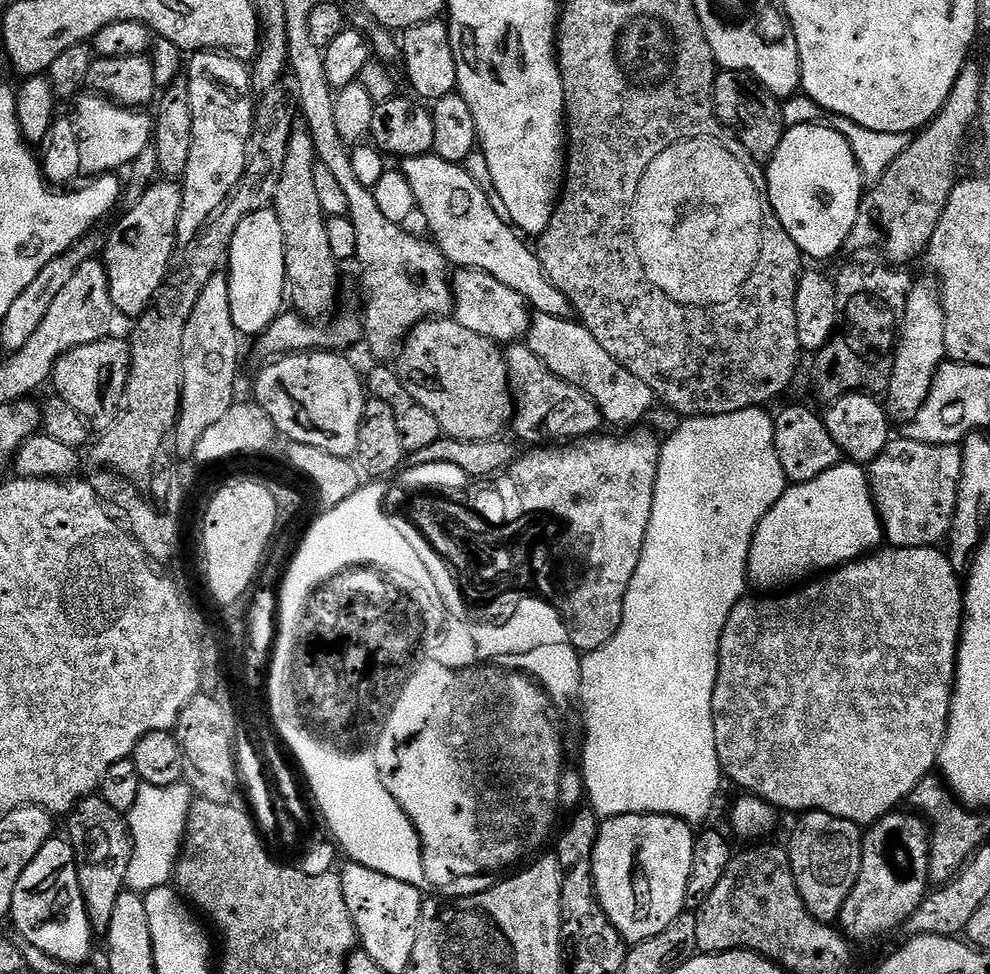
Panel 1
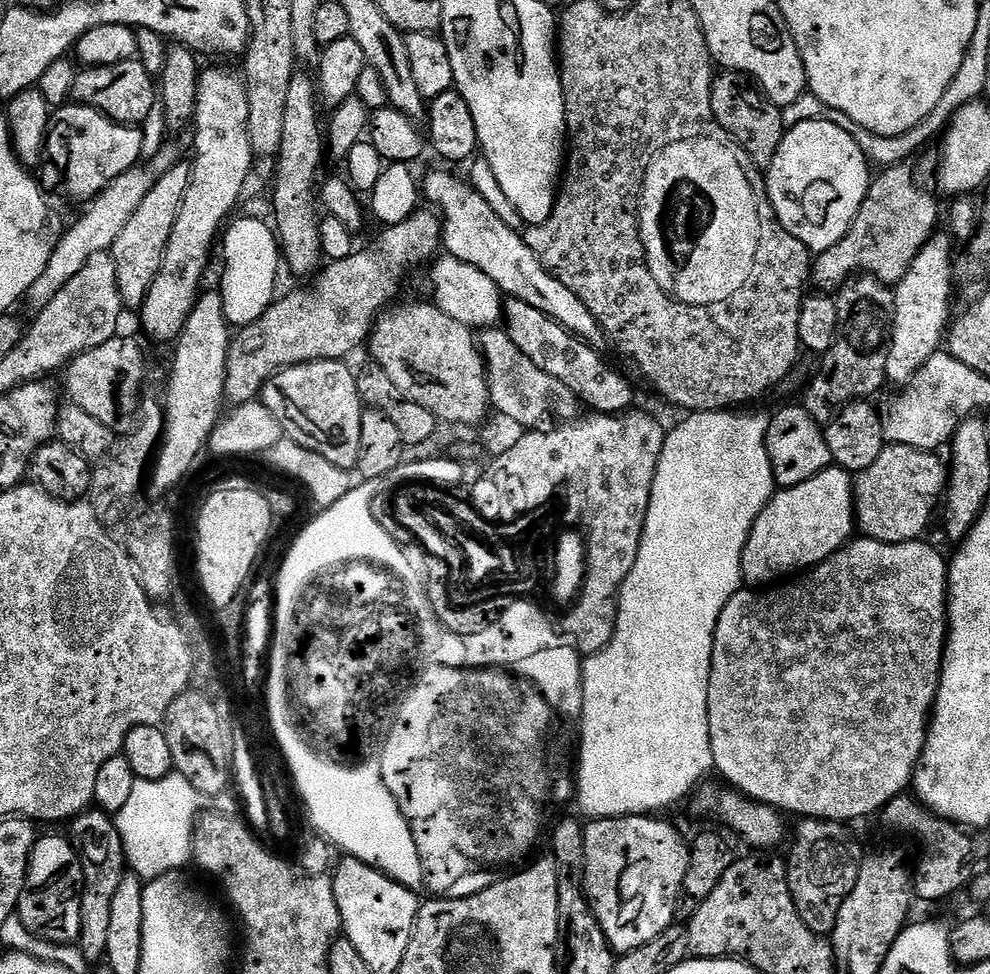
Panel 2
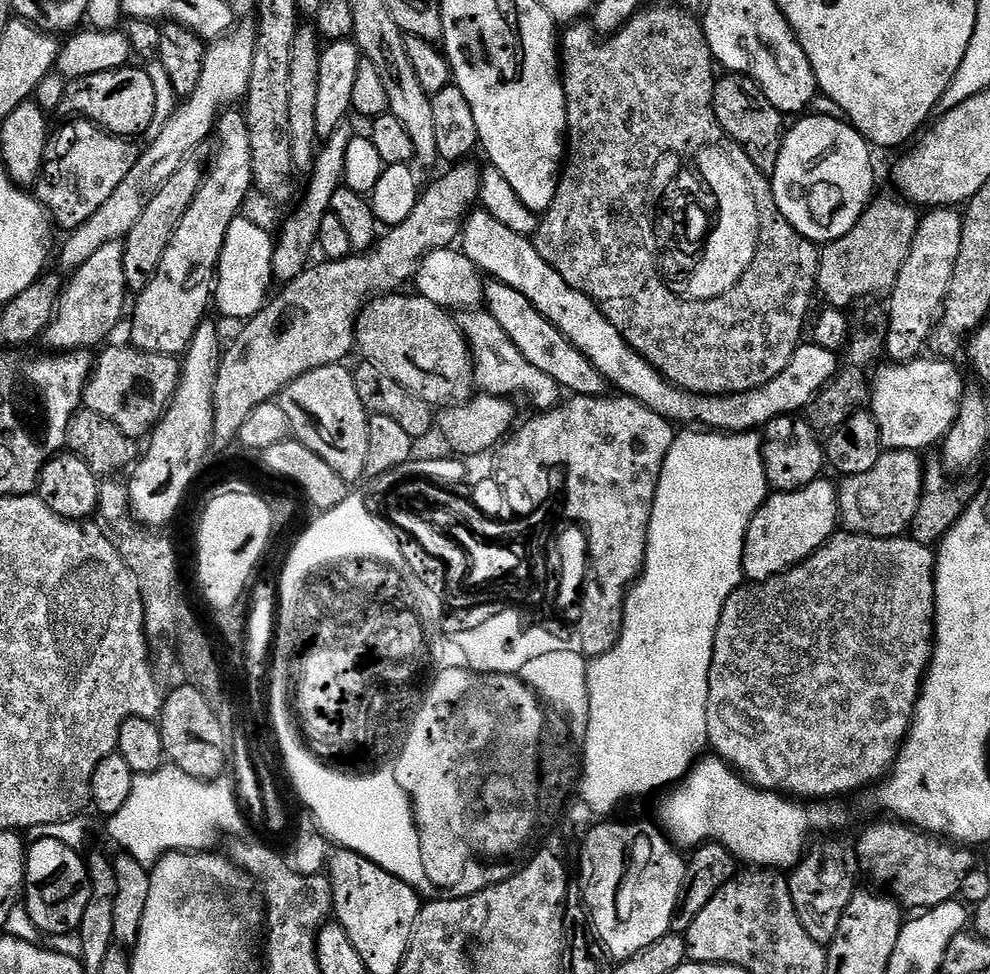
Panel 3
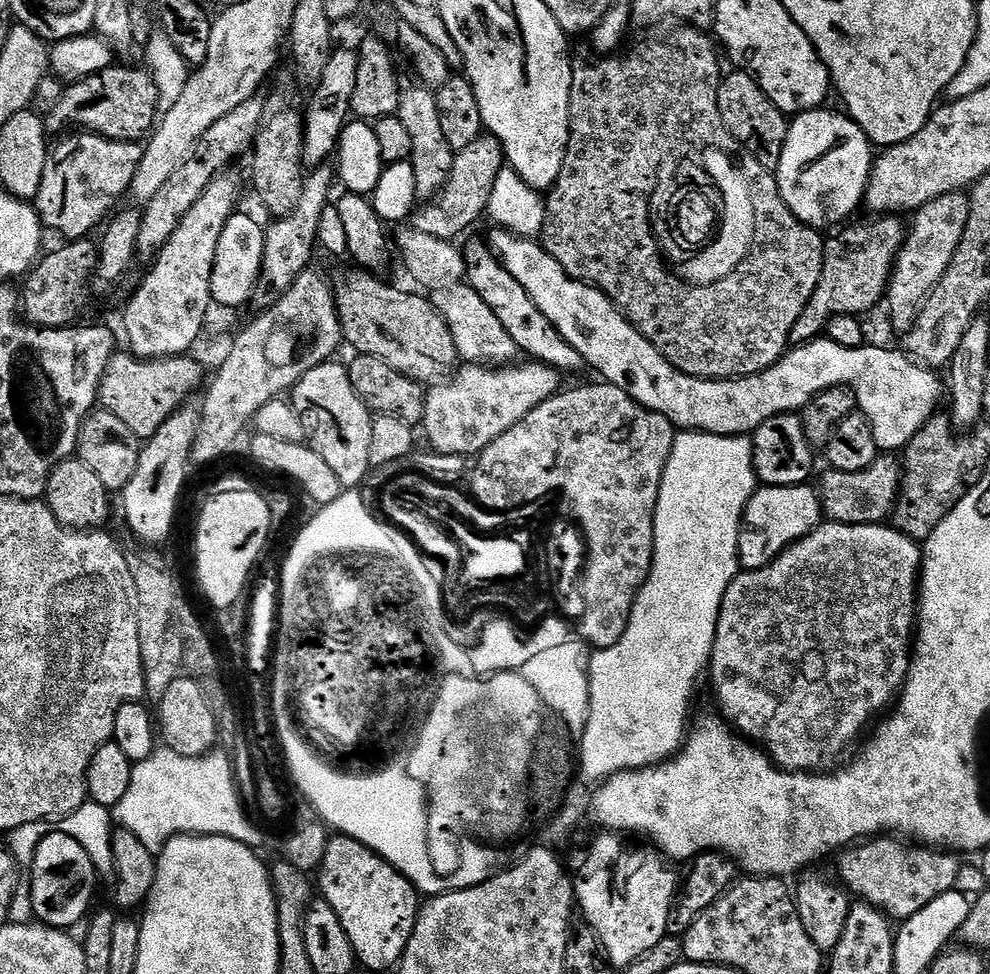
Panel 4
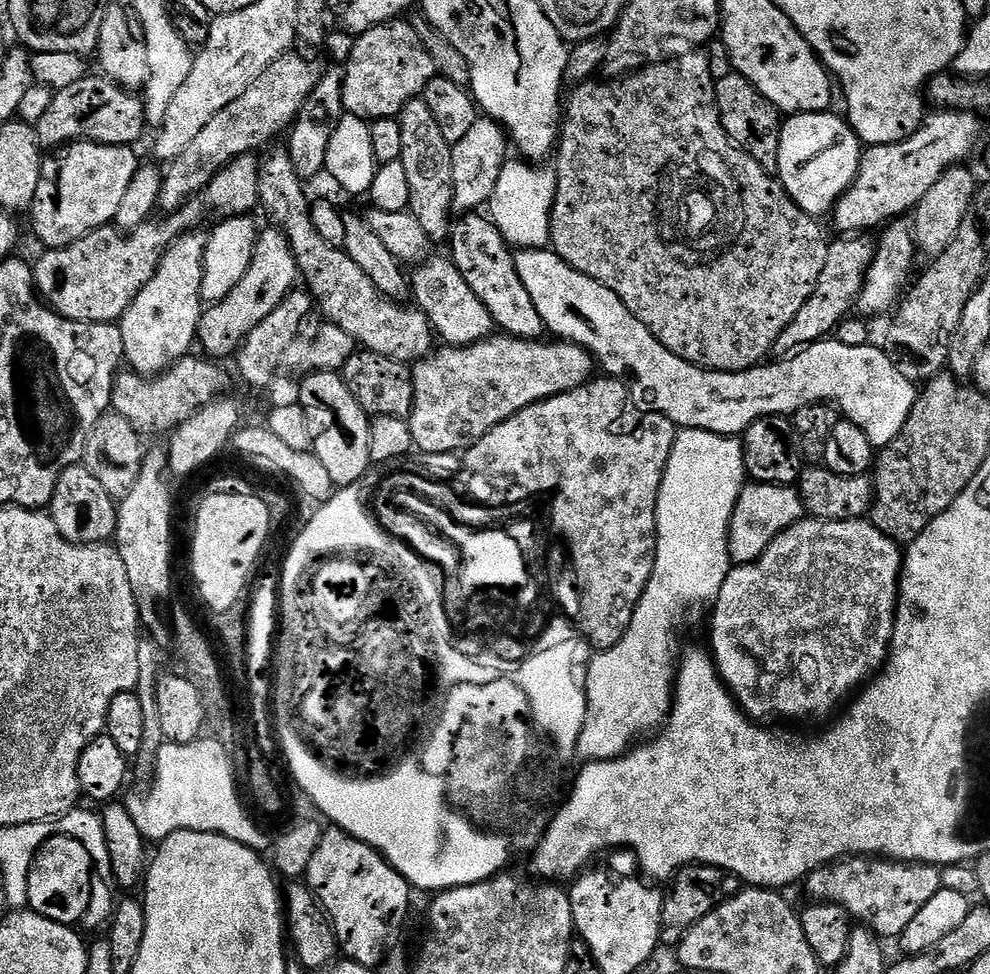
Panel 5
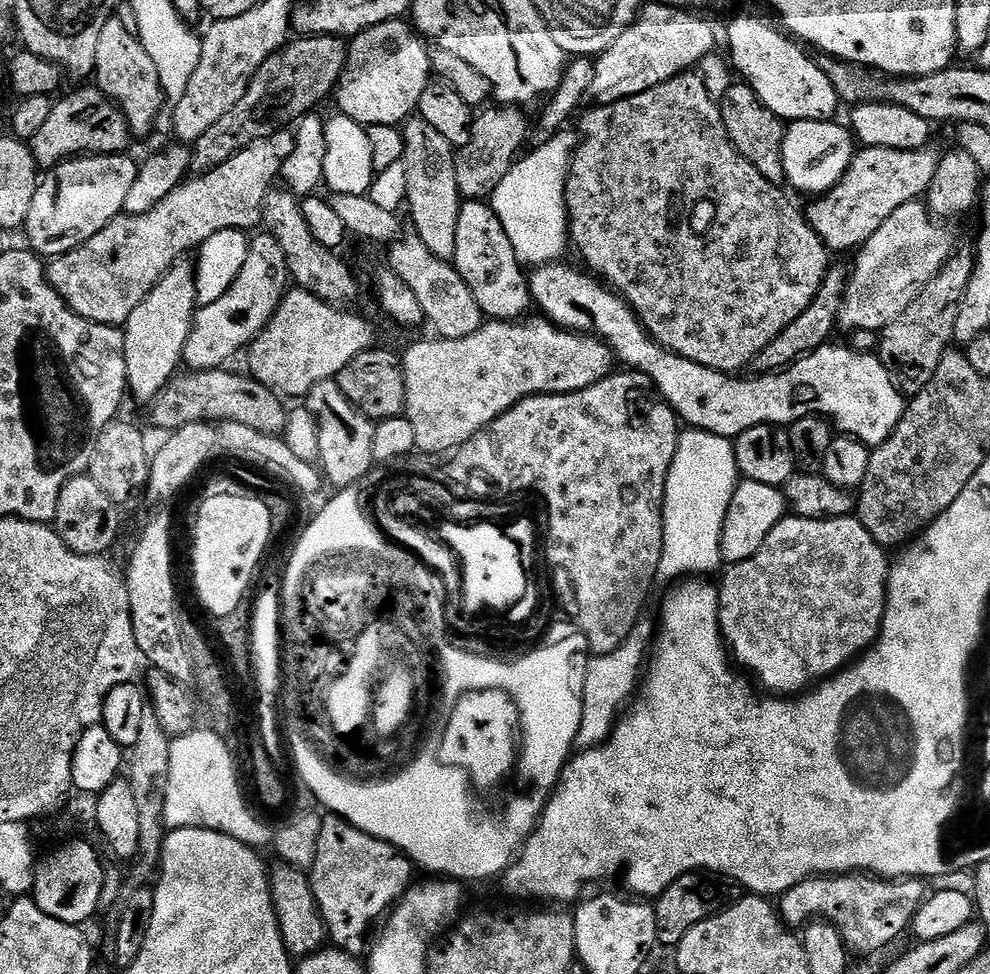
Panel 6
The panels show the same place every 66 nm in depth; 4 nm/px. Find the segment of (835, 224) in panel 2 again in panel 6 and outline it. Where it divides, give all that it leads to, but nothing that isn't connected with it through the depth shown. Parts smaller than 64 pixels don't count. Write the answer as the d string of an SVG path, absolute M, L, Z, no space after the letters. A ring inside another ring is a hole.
M793 120L787 125L782 146L784 179L800 192L823 194L848 173L854 155L854 136L847 127L830 120Z

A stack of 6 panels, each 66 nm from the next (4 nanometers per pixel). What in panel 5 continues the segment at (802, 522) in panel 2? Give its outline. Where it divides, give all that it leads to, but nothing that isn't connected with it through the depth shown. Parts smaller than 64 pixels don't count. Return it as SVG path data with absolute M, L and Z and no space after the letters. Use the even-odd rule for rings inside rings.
M745 483L728 531L728 553L733 565L749 564L757 560L780 534L805 519L804 503L799 491L786 484Z

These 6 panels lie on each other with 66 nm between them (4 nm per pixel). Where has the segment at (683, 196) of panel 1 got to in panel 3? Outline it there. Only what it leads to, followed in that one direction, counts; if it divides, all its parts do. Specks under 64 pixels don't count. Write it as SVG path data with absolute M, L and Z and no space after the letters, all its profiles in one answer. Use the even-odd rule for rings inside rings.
M702 150L696 156L703 168L706 182L710 182L720 198L721 217L717 220L715 235L705 253L702 253L695 267L687 274L686 287L692 298L708 297L722 293L740 276L745 264L752 257L756 238L756 217L758 208L749 195L743 174L738 170L740 164L729 154L719 154L717 150Z

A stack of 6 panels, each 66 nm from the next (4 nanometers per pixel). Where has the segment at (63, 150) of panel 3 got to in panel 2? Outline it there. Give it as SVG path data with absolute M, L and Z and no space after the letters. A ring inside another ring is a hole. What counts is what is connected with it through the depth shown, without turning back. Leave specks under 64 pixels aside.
M69 102L59 109L58 116L68 127L68 166L66 188L76 200L91 202L122 174L141 163L144 136L139 127L114 122L106 114L85 104Z

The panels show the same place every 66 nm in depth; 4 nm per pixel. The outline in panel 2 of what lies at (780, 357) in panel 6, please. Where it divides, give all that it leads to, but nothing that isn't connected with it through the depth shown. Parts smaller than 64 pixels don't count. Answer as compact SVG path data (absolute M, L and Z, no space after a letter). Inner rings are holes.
M911 163L894 164L883 169L880 177L873 179L868 185L868 193L846 234L830 250L819 253L812 262L810 277L813 285L817 284L819 291L824 294L835 293L847 280L853 279L857 274L875 276L884 284L894 286L910 270L910 262L918 254L924 243L936 231L936 223L941 223L942 208L936 205L936 200L920 185L916 172Z

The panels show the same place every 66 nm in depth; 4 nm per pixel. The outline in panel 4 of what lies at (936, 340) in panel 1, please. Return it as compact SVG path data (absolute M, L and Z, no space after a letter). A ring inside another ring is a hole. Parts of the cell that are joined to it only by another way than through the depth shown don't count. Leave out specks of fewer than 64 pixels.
M952 192L921 208L916 209L906 232L904 245L896 258L896 267L888 281L886 305L888 316L892 319L892 328L899 334L911 332L920 317L920 311L928 300L930 293L938 286L940 279L946 274L954 254L958 250L958 242L962 242L962 234L966 234L966 222L970 218L969 197Z

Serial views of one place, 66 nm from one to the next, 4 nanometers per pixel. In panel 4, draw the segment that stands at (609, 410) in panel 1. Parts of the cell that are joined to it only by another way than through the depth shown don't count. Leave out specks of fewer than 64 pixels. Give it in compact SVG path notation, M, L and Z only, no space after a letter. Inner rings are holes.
M472 240L468 245L463 245L462 251L466 283L475 290L478 298L482 298L482 302L486 302L486 306L490 306L490 310L494 310L494 314L497 316L498 322L502 322L506 334L510 334L510 338L514 338L517 349L523 355L524 352L528 355L525 357L541 364L548 364L551 368L564 374L576 372L579 368L585 367L582 354L578 354L578 350L574 350L574 346L567 344L562 338L562 334L558 334L558 330L554 330L550 318L546 318L542 314L542 310L538 310L538 306L534 306L530 294L526 294L526 290L522 290L522 286L518 286L518 282L514 282L512 275L507 272L496 257L496 253L485 241L483 244L480 240Z

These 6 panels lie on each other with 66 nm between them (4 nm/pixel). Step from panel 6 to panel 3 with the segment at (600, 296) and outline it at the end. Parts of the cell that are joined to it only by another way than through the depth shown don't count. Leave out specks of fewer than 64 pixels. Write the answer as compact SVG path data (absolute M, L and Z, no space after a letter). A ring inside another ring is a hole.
M476 210L465 219L462 233L462 251L464 255L470 258L470 262L476 264L476 267L480 269L481 273L487 274L491 279L501 280L506 286L514 286L514 290L518 290L518 294L526 294L526 298L530 298L532 305L535 306L578 351L586 354L588 361L599 370L604 376L605 381L607 381L611 387L612 384L616 387L613 389L615 389L617 393L632 397L632 399L637 400L638 403L645 404L647 408L654 410L654 414L664 416L667 420L671 420L677 425L684 424L680 426L700 425L705 429L715 430L717 432L740 432L763 429L764 425L769 424L774 418L790 416L807 409L817 393L820 392L820 389L823 388L838 371L837 353L826 350L817 344L804 342L801 343L799 348L794 350L794 354L790 358L786 370L782 370L782 374L778 374L778 378L770 378L770 382L766 382L754 390L735 392L729 396L699 396L693 392L687 392L687 390L678 387L676 384L672 384L647 358L639 356L636 351L628 345L626 338L622 338L622 334L618 334L618 330L614 330L614 326L604 317L600 307L598 307L586 293L571 288L562 278L562 274L558 274L558 270L554 270L540 257L535 243L533 243L529 237L520 236L514 230L502 226L502 222L498 222L498 218L494 218L490 213L483 210ZM924 359L881 363L875 369L876 376L874 372L871 377L870 411L878 422L880 442L885 449L901 448L919 453L920 448L939 445L953 425L956 409L964 396L964 376L952 365L951 359Z

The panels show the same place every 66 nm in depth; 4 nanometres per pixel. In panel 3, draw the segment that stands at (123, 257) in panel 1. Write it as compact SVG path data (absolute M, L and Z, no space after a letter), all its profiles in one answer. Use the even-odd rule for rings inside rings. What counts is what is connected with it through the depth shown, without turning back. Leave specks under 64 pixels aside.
M189 158L185 164L178 166L177 172L170 177L170 182L166 182L166 186L162 186L162 190L154 194L150 206L142 210L142 218L138 218L138 222L134 222L134 226L128 231L123 241L124 277L133 293L139 294L158 270L162 262L162 254L166 254L166 246L178 222L182 222L182 214L190 210L190 202L194 202L194 194L198 194L205 175L205 165L200 165L196 158Z

